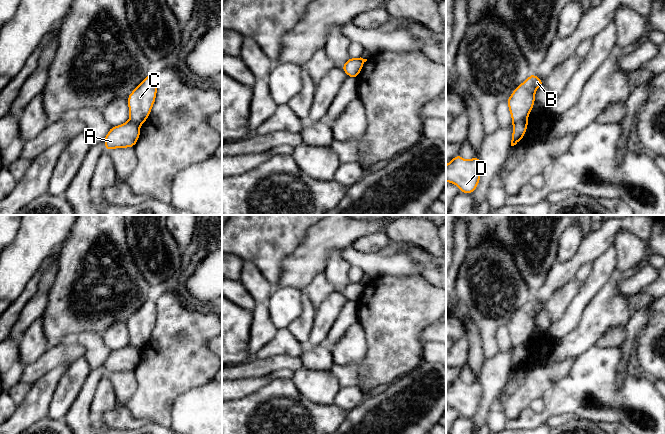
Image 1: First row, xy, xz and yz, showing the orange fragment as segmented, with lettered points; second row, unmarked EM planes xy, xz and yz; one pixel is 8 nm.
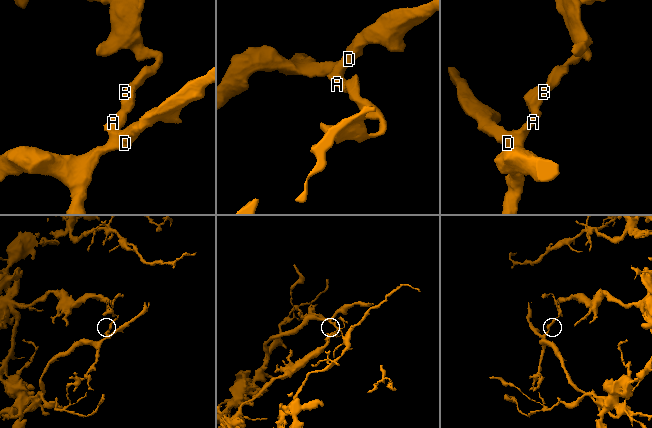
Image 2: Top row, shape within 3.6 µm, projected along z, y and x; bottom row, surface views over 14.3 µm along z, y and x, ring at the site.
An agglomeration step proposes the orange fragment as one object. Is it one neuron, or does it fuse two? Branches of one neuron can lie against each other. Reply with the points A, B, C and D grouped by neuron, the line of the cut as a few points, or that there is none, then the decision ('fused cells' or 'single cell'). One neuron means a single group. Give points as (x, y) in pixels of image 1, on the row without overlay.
A D / B C | yz (526, 342), (519, 343), (513, 347) | fused cells

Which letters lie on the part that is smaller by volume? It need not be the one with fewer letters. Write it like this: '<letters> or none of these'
A, D

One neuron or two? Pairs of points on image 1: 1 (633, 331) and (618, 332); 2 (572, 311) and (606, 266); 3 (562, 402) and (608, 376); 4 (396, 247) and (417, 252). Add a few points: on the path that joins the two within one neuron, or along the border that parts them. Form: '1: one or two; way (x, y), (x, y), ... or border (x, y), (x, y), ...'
1: two; border (625, 325), (625, 339), (618, 347)
2: one; way (581, 300), (598, 277)
3: one; way (573, 394), (586, 389), (597, 378)
4: one; way (401, 248), (412, 250)

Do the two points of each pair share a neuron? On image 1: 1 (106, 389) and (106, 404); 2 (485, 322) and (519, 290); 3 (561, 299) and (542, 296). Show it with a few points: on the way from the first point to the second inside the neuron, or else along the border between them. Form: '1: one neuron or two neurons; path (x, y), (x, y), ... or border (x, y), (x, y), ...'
1: one neuron; path (106, 393), (106, 400)
2: one neuron; path (493, 314), (511, 296)
3: two neurons; border (567, 281), (552, 295), (544, 307)

